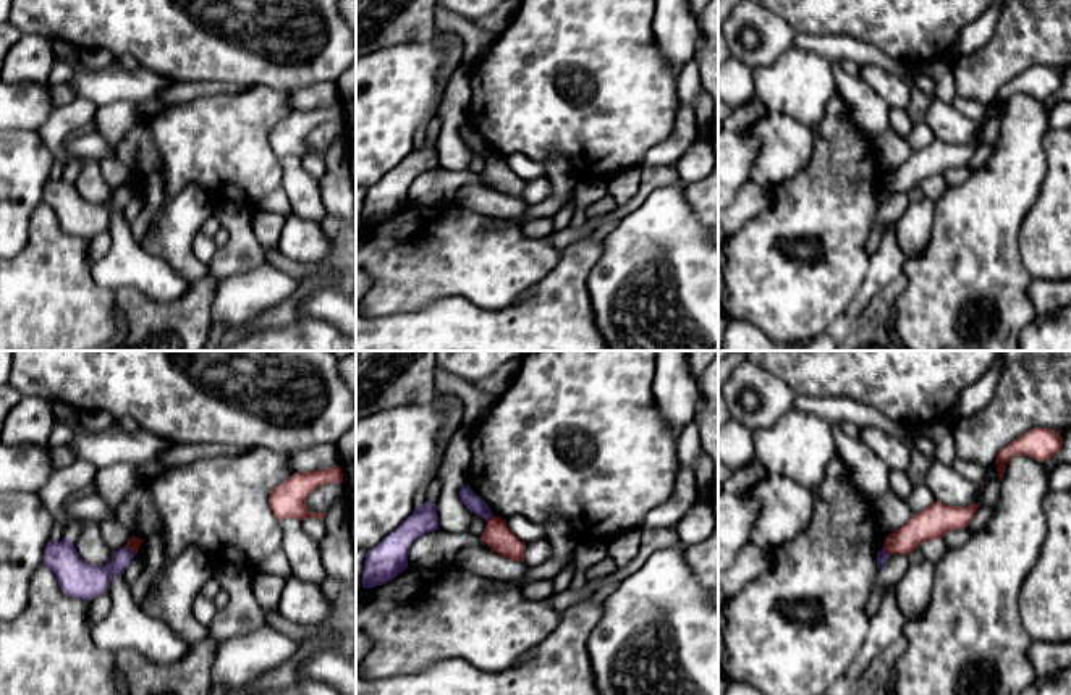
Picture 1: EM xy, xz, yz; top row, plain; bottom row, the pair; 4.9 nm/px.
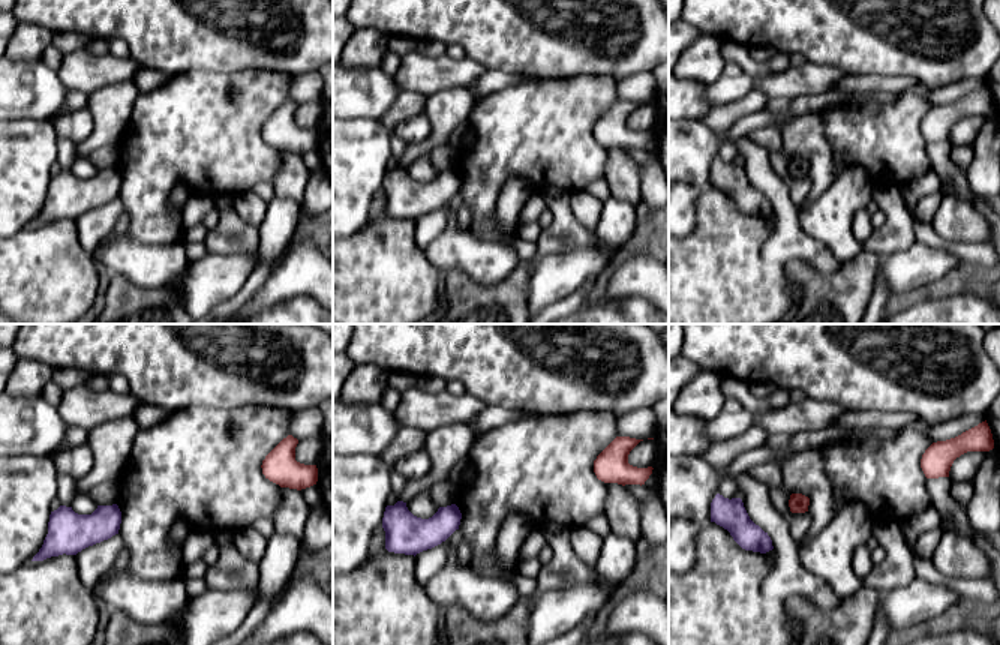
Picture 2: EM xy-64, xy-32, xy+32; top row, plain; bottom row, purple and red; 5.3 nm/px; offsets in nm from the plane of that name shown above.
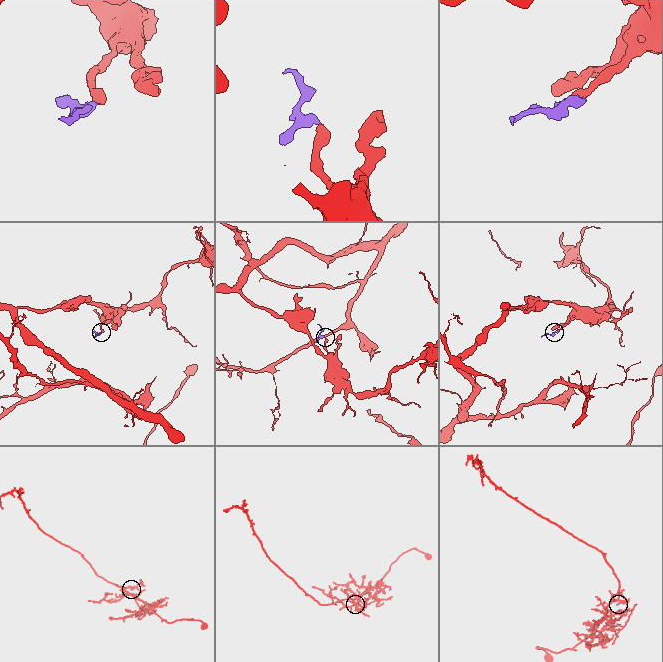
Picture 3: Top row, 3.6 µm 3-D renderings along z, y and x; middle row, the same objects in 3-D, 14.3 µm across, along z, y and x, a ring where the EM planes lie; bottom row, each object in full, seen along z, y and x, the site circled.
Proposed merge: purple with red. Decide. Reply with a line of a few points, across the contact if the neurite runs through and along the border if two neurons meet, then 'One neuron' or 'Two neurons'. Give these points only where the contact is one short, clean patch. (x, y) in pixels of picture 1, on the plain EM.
Line: xy (125, 185), (135, 193). Two neurons

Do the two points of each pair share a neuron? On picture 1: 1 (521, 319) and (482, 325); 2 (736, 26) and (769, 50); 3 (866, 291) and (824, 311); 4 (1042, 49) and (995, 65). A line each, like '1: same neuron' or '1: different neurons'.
1: same neuron
2: same neuron
3: different neurons
4: same neuron

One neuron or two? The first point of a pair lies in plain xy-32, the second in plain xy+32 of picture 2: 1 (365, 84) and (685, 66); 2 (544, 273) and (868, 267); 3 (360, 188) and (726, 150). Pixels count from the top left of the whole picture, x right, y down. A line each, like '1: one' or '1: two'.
1: two
2: two
3: two

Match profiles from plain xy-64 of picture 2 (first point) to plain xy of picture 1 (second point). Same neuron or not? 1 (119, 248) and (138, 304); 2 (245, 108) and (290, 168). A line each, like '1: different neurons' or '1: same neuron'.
1: different neurons
2: different neurons

